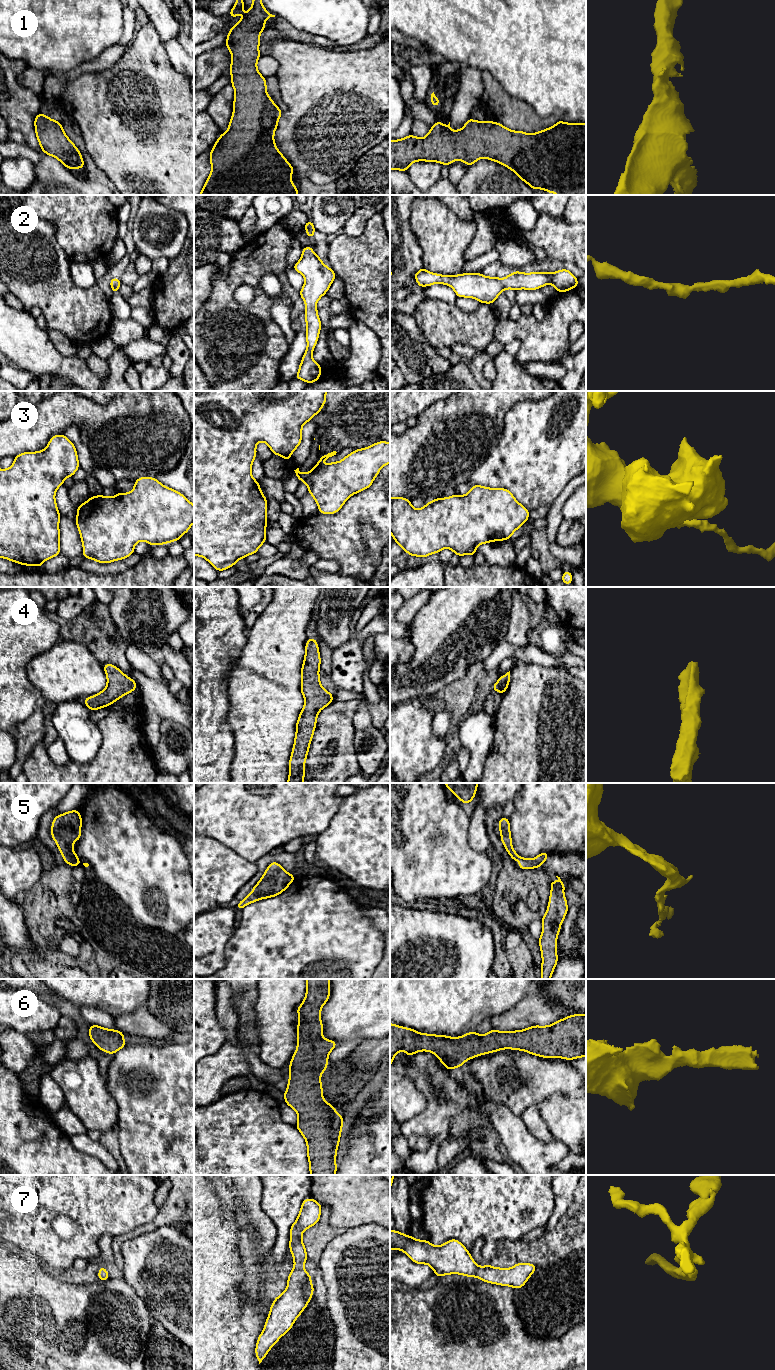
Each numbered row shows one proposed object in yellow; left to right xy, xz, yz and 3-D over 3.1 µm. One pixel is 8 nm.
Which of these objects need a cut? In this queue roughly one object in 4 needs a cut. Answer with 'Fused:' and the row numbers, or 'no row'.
Fused: no row

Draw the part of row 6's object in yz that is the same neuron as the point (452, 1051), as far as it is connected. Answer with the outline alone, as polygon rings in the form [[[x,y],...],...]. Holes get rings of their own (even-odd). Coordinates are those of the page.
[[[574,1014],[548,1026],[535,1025],[524,1030],[508,1032],[492,1029],[484,1035],[479,1035],[474,1031],[460,1037],[419,1033],[416,1030],[390,1023],[390,1066],[393,1064],[393,1058],[401,1050],[408,1056],[420,1051],[431,1052],[451,1071],[456,1067],[462,1067],[467,1060],[502,1049],[521,1050],[544,1058],[573,1060],[586,1057],[586,1014]]]

